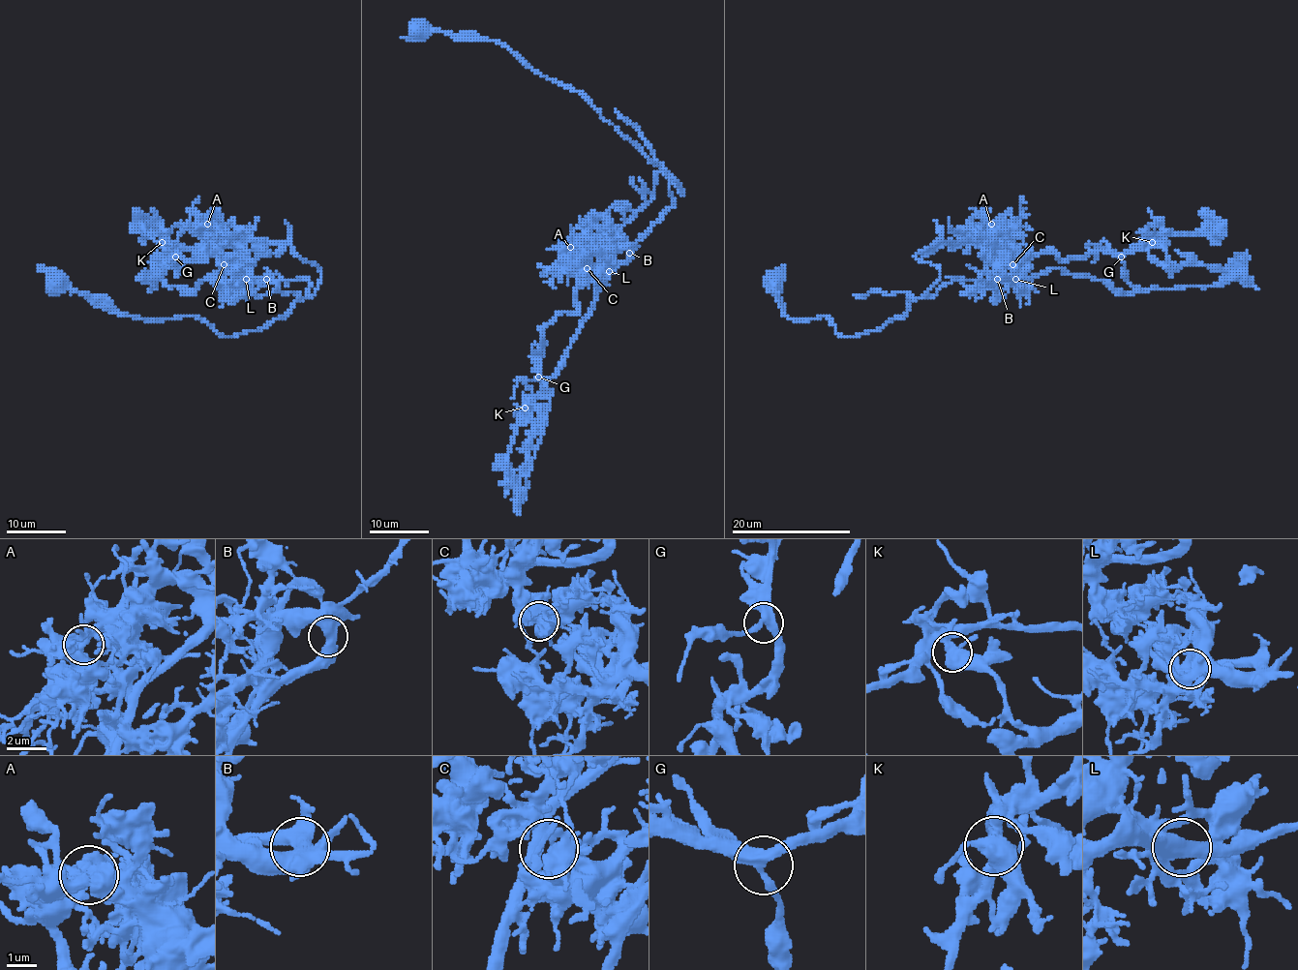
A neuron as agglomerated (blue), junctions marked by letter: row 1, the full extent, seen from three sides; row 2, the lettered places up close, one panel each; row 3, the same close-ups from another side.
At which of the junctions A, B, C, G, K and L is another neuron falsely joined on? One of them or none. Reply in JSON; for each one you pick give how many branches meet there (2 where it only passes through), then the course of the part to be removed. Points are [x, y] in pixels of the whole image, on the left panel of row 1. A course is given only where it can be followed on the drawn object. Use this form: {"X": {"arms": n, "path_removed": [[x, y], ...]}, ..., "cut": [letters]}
{"K": {"arms": 3, "path_removed": [[163, 242], [169, 264], [156, 272], [183, 292], [224, 269], [310, 281], [304, 298], [252, 295]]}, "cut": ["K"]}

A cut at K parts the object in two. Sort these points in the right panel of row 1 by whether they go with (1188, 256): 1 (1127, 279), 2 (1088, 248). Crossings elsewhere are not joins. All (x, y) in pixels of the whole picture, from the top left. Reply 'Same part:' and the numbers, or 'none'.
Same part: none

